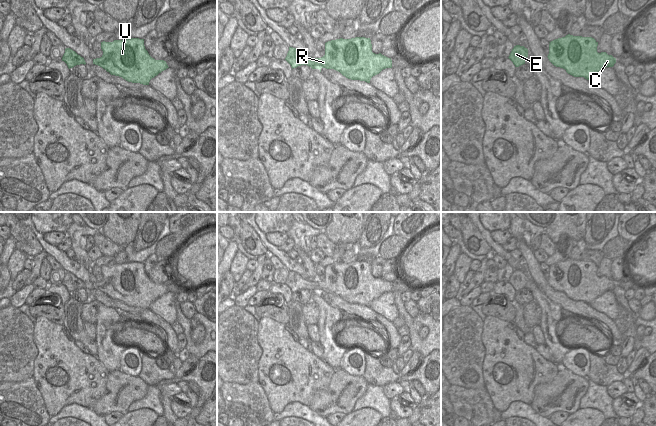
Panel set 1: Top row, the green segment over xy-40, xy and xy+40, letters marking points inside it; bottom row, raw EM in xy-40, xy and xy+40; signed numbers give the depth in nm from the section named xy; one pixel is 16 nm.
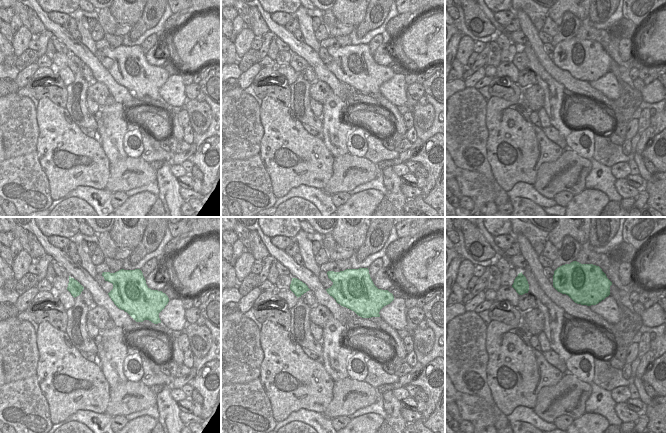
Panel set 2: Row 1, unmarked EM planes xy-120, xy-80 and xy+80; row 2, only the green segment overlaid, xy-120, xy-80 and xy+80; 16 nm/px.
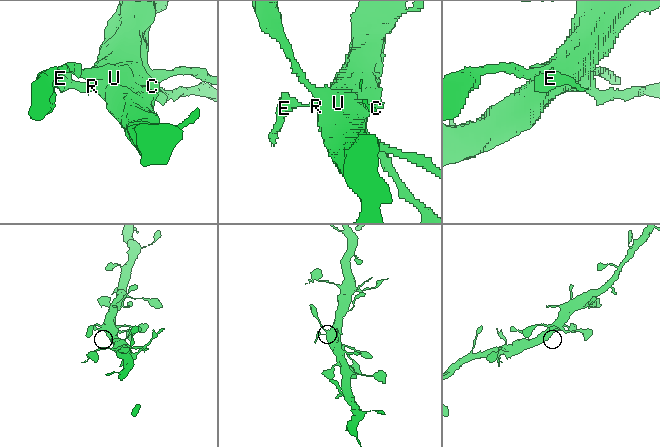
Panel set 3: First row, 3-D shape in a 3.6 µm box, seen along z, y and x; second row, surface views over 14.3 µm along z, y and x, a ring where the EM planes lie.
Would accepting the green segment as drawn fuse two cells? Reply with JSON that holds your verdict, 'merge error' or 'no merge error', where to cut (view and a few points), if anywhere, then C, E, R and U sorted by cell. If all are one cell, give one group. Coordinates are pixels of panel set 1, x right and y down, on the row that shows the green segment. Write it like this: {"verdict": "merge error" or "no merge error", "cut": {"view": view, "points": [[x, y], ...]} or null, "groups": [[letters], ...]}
{"verdict": "no merge error", "cut": null, "groups": [["C", "E", "R", "U"]]}

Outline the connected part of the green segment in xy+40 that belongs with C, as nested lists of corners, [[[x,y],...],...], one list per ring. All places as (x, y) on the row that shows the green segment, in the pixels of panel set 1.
[[[568,34],[549,43],[549,61],[574,77],[589,80],[616,63],[616,58],[612,55],[597,52],[598,42],[592,37]]]

